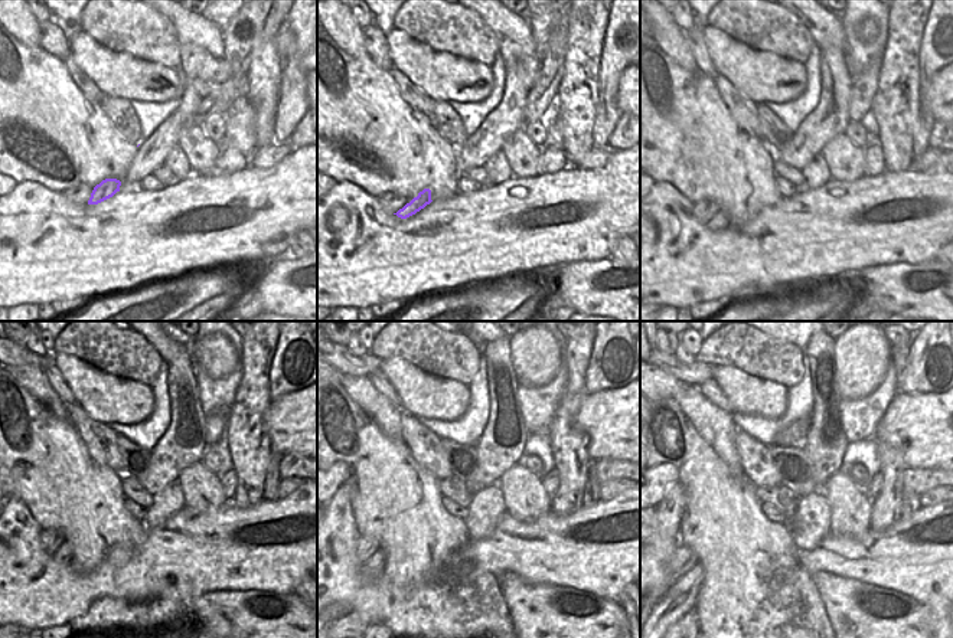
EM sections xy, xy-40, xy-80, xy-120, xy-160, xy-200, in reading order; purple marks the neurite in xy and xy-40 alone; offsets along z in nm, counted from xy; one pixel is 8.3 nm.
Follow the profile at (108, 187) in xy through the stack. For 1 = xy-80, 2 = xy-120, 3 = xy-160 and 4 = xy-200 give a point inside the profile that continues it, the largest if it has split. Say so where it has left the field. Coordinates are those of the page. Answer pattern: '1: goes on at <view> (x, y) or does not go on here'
1: goes on at xy-80 (720, 221)
2: goes on at xy-120 (64, 553)
3: goes on at xy-160 (372, 571)
4: goes on at xy-200 (679, 599)

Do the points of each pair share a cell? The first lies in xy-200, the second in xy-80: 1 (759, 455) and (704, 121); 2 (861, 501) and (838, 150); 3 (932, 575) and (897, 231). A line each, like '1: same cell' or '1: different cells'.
1: different cells
2: same cell
3: same cell

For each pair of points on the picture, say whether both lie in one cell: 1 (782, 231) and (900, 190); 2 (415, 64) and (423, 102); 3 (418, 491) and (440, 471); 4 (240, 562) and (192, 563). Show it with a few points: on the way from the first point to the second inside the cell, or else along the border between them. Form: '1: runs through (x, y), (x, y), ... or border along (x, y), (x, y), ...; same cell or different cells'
1: runs through (810, 231), (831, 231), (851, 210), (871, 203); same cell
2: border along (394, 68), (400, 69), (434, 101); different cells
3: border along (411, 452), (440, 481); different cells
4: runs through (228, 562), (204, 562); same cell

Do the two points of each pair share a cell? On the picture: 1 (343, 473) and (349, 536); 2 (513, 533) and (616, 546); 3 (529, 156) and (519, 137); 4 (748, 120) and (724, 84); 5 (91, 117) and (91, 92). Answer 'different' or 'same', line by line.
1: different
2: same
3: same
4: same
5: different

